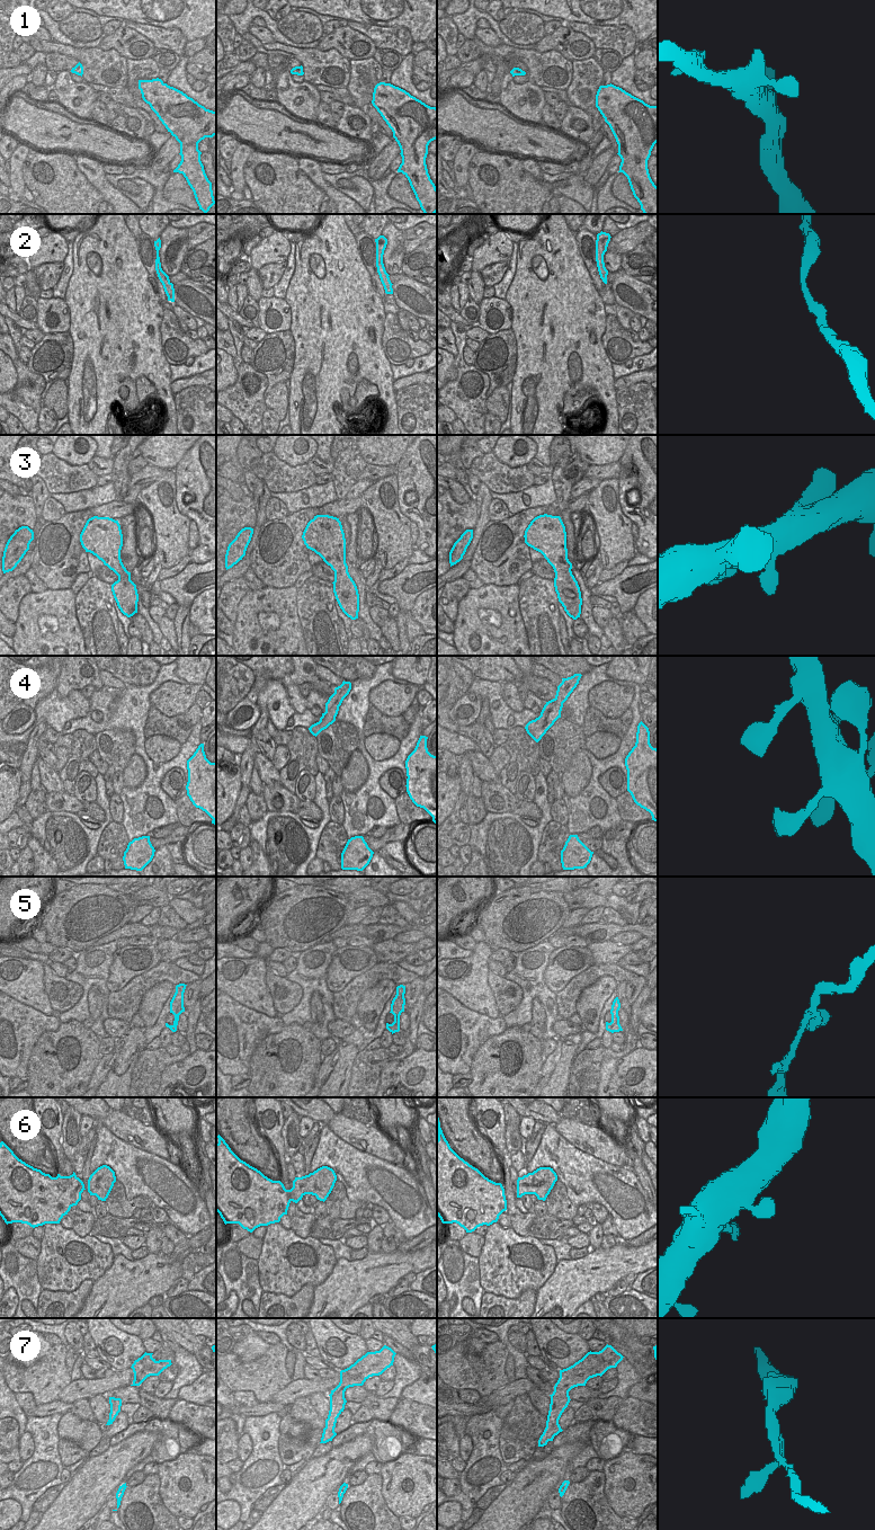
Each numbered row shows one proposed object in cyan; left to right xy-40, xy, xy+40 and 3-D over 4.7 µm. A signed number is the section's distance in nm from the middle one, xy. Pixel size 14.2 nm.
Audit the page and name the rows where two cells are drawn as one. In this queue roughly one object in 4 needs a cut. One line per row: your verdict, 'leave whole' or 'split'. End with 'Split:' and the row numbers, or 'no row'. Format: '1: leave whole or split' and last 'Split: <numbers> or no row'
1: leave whole
2: leave whole
3: leave whole
4: leave whole
5: leave whole
6: leave whole
7: leave whole
Split: no row

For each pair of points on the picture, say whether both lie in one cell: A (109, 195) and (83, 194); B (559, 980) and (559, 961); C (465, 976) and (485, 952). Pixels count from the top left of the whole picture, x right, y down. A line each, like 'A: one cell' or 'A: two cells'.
A: two cells
B: one cell
C: one cell

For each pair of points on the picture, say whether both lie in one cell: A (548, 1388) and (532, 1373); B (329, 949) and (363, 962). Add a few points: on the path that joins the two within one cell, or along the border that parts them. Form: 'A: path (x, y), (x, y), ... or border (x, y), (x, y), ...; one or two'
A: path (544, 1385), (536, 1378); one
B: border (337, 949), (332, 953), (327, 977); two

